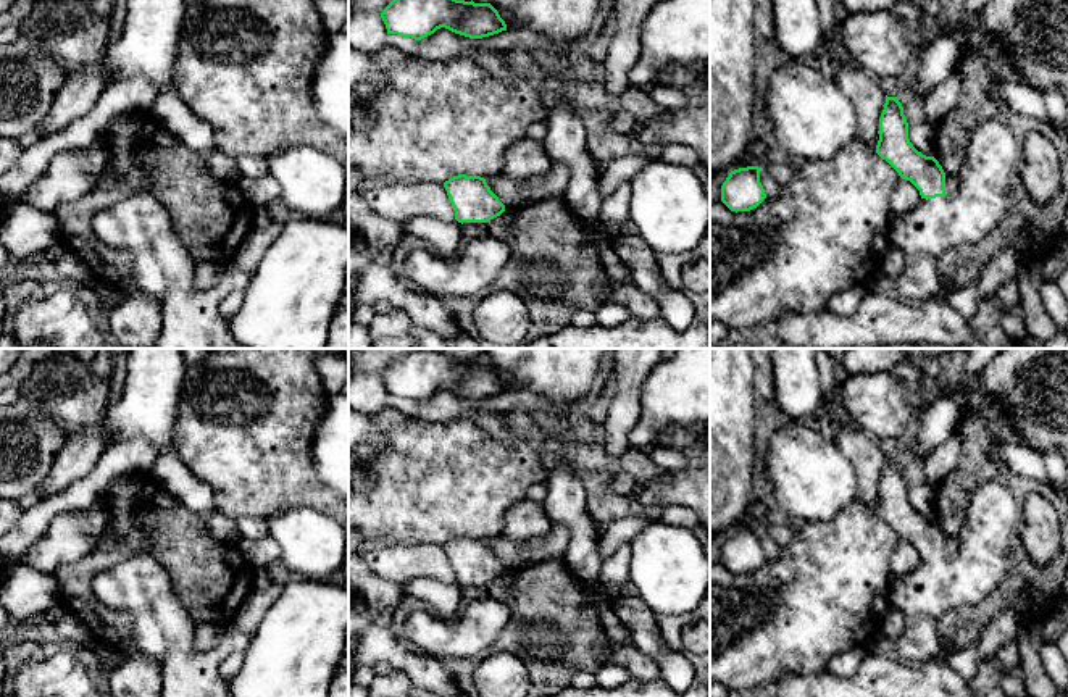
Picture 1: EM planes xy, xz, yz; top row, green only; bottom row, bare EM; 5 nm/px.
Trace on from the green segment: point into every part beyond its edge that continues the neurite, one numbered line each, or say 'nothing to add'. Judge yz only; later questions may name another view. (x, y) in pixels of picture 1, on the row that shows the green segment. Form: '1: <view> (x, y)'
1: yz (994, 155)

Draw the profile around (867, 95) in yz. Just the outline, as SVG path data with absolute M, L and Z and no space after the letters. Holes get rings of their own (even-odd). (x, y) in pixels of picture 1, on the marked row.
M849 60L832 63L832 68L839 89L853 105L858 124L857 139L870 150L876 152L879 118L886 103L886 94L879 86L879 81L870 77Z

